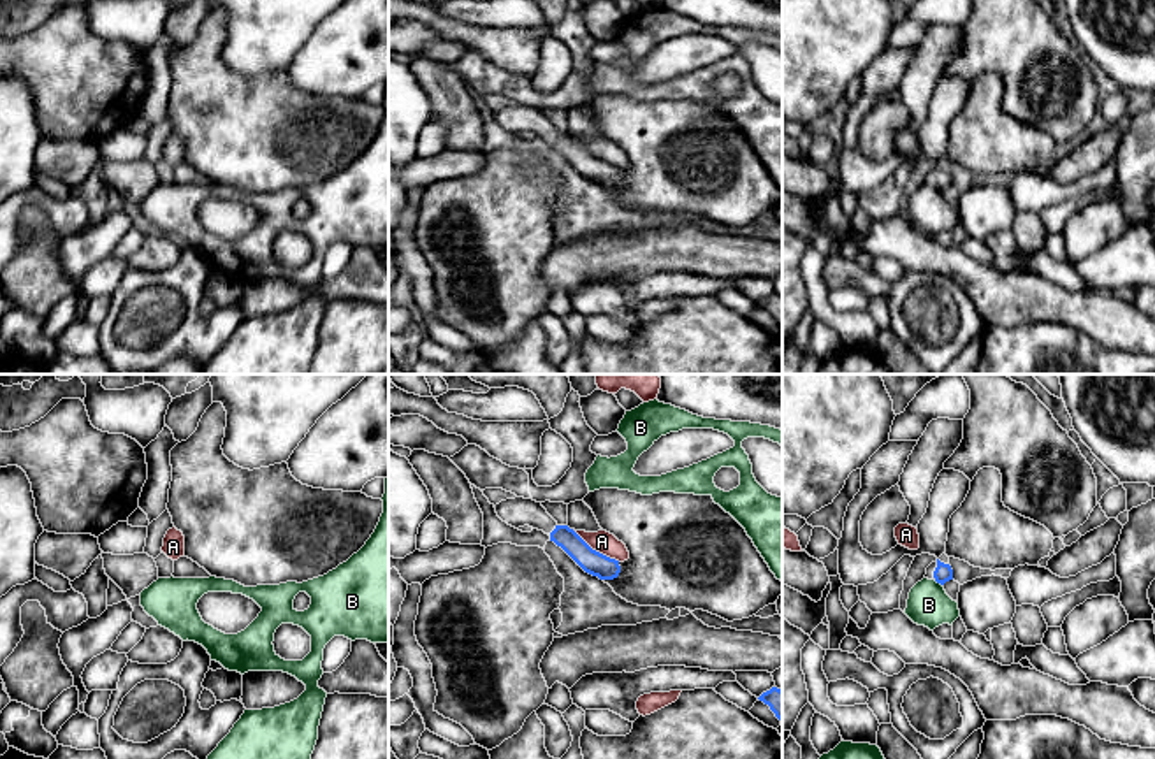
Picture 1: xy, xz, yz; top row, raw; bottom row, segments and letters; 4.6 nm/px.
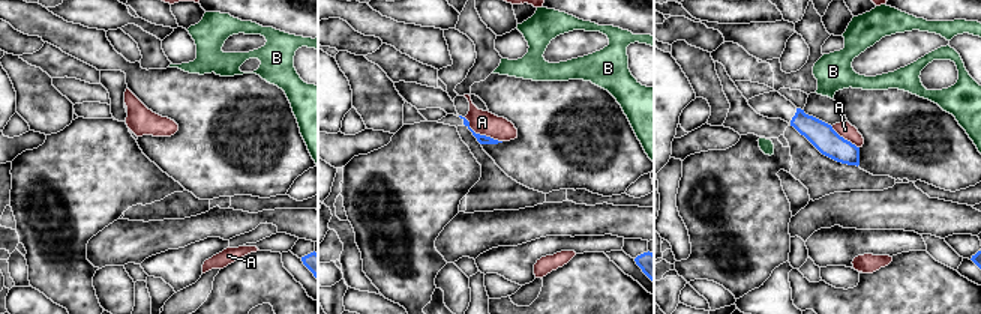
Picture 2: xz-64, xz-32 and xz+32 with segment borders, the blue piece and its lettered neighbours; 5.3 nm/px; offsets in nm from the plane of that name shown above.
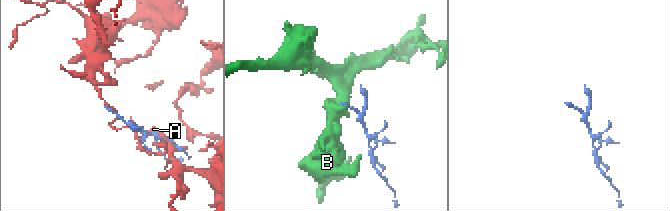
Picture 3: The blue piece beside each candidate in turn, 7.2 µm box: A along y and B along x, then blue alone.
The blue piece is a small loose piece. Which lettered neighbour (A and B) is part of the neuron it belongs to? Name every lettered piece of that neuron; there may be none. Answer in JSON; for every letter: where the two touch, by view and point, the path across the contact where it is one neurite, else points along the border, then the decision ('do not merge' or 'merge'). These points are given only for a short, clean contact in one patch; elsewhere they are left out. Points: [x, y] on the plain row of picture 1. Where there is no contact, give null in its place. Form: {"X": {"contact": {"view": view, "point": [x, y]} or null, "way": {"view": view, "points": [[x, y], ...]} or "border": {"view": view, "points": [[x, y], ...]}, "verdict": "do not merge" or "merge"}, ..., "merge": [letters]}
{"A": {"contact": {"view": "xz", "point": [595, 157]}, "verdict": "do not merge"}, "B": {"contact": {"view": "yz", "point": [937, 188]}, "border": {"view": "yz", "points": [[934, 187], [941, 192]]}, "verdict": "do not merge"}, "merge": []}

